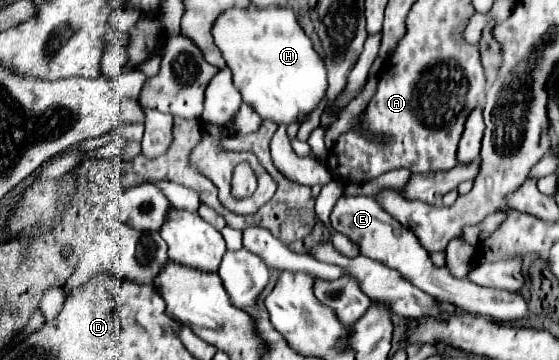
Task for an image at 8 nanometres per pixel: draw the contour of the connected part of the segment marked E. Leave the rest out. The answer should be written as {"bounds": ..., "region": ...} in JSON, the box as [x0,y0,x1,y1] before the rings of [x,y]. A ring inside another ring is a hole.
{"bounds":[331,196,529,322],"region":[[[341,196],[331,212],[331,226],[349,236],[355,244],[361,246],[361,254],[369,256],[389,268],[399,270],[411,284],[417,284],[421,290],[429,292],[431,296],[437,296],[439,302],[449,302],[459,308],[463,308],[469,314],[479,314],[485,318],[493,318],[499,322],[515,322],[529,314],[529,306],[523,300],[521,294],[509,292],[509,290],[493,290],[483,288],[467,278],[455,280],[445,266],[435,266],[429,258],[429,252],[421,246],[417,236],[405,228],[401,222],[397,222],[391,214],[387,214],[375,198],[367,196]]]}

